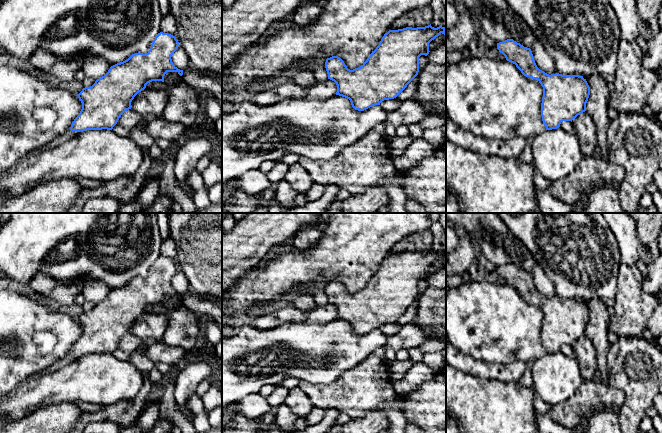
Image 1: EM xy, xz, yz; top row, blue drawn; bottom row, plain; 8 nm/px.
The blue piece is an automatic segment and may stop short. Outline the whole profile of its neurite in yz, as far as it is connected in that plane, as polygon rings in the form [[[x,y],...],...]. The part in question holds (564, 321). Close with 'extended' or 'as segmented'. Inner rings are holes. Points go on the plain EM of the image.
[[[513,263],[497,267],[497,273],[524,300],[537,303],[543,311],[541,340],[546,354],[559,352],[563,345],[572,346],[586,335],[590,311],[583,300],[545,297],[537,291],[531,273]]] | as segmented

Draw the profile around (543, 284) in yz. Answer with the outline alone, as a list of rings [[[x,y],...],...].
[[[536,264],[530,273],[535,287],[540,294],[549,299],[558,297],[552,281],[547,277],[545,271],[539,264]]]

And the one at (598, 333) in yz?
[[[590,299],[586,305],[590,311],[586,336],[597,351],[596,379],[607,384],[607,353],[610,347],[608,334],[611,314],[600,299]]]

